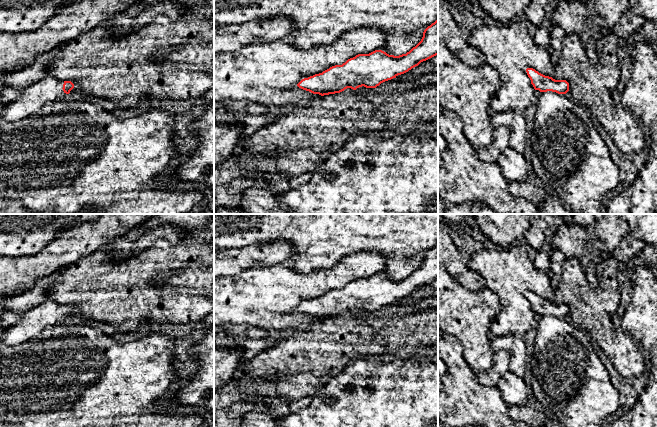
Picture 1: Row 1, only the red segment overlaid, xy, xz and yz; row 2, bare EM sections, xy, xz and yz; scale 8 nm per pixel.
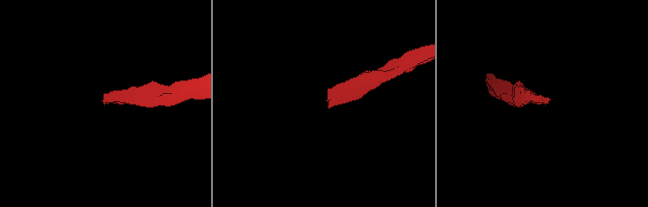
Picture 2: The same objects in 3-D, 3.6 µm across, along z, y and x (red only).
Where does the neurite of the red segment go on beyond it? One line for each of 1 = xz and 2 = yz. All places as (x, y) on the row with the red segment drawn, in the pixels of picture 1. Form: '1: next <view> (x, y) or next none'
1: next none
2: next none

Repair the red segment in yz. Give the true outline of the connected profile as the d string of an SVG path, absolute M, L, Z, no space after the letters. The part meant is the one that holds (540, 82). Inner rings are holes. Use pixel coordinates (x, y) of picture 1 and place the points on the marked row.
M527 68L526 72L535 90L540 92L552 91L558 94L566 94L569 91L569 83L566 80L555 80L533 68Z

